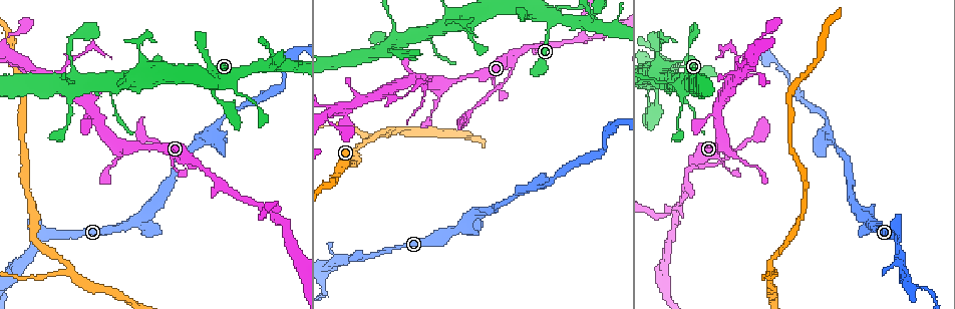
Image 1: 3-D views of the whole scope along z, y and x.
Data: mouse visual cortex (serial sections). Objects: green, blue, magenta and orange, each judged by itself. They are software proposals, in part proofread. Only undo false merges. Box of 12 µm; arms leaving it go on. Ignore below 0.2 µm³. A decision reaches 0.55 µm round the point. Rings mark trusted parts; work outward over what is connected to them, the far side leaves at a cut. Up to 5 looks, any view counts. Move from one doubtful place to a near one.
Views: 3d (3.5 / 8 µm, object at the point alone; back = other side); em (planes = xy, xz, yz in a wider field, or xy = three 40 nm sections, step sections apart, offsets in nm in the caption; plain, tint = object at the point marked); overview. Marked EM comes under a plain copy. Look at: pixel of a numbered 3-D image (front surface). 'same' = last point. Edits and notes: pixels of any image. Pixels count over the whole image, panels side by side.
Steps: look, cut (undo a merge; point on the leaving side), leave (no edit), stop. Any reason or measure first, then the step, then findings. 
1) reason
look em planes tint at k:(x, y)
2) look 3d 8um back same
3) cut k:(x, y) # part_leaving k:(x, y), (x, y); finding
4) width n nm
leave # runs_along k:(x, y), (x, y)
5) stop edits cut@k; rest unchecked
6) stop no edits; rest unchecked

three arms meet
look 3d 3.5um at 1:(390, 129)

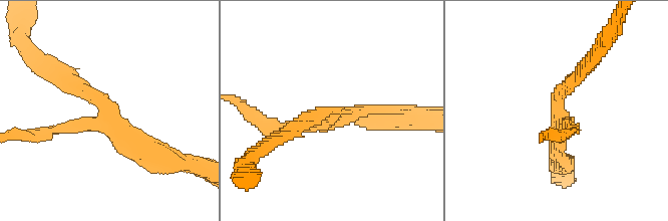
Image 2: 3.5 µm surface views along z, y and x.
now the EM
look em xy step 3 tint at 2:(559, 113)

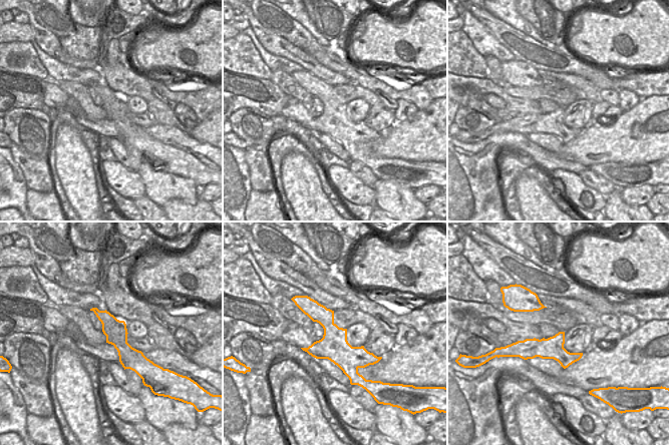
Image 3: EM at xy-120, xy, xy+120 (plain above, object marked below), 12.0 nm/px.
another direction
look em xy step 2 tint same

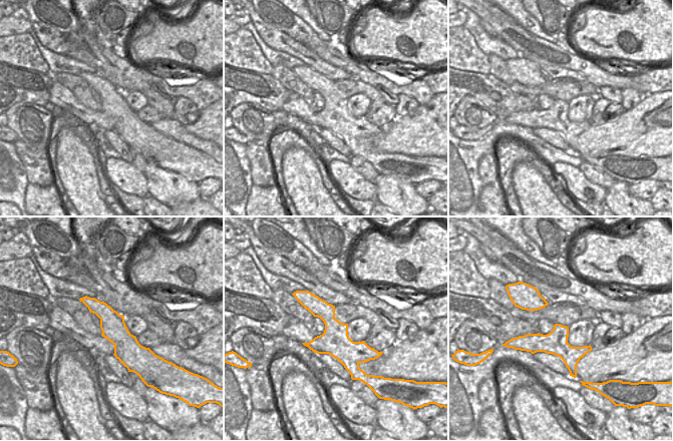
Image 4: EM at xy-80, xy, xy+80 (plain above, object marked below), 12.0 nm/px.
arms 3; arm_widths 150, 200, 200 nm
leave # runs_along 2:(60, 72), (94, 93), (156, 159); one cell here

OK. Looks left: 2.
three-way junction
look 3d 3.5um at 1:(680, 207)

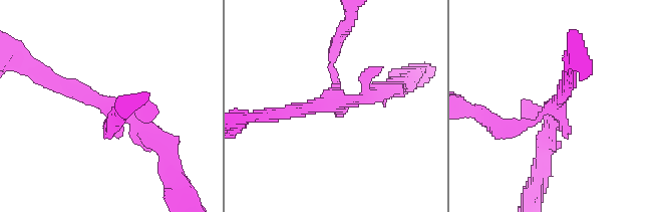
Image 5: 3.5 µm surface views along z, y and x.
look em xy step 2 tint at 5:(109, 104)

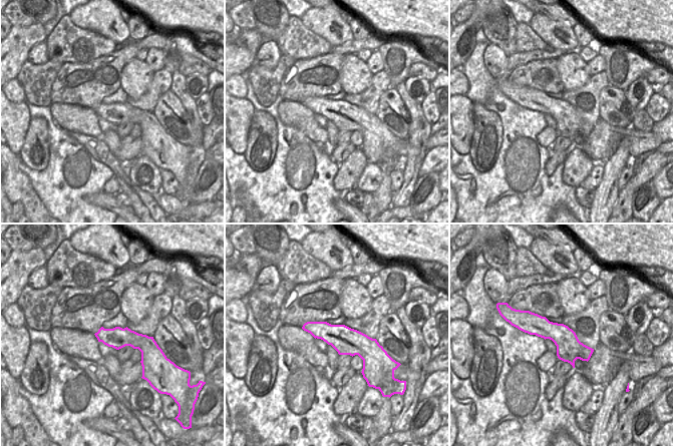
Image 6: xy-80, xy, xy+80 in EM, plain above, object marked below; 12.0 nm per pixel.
leave # runs_along 6:(305, 327), (323, 330), (377, 352); all the same cell

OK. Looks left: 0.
stop no edits; rest unchecked

